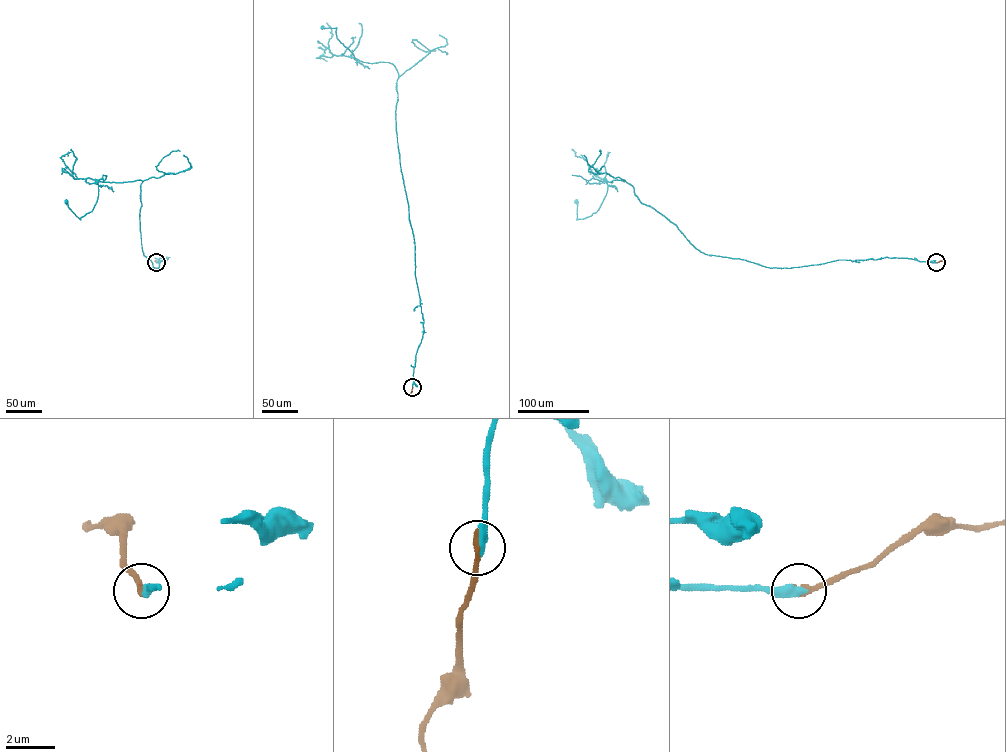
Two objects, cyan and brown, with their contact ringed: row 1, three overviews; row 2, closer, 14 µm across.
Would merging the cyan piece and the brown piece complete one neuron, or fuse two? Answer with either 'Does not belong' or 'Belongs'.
Belongs

